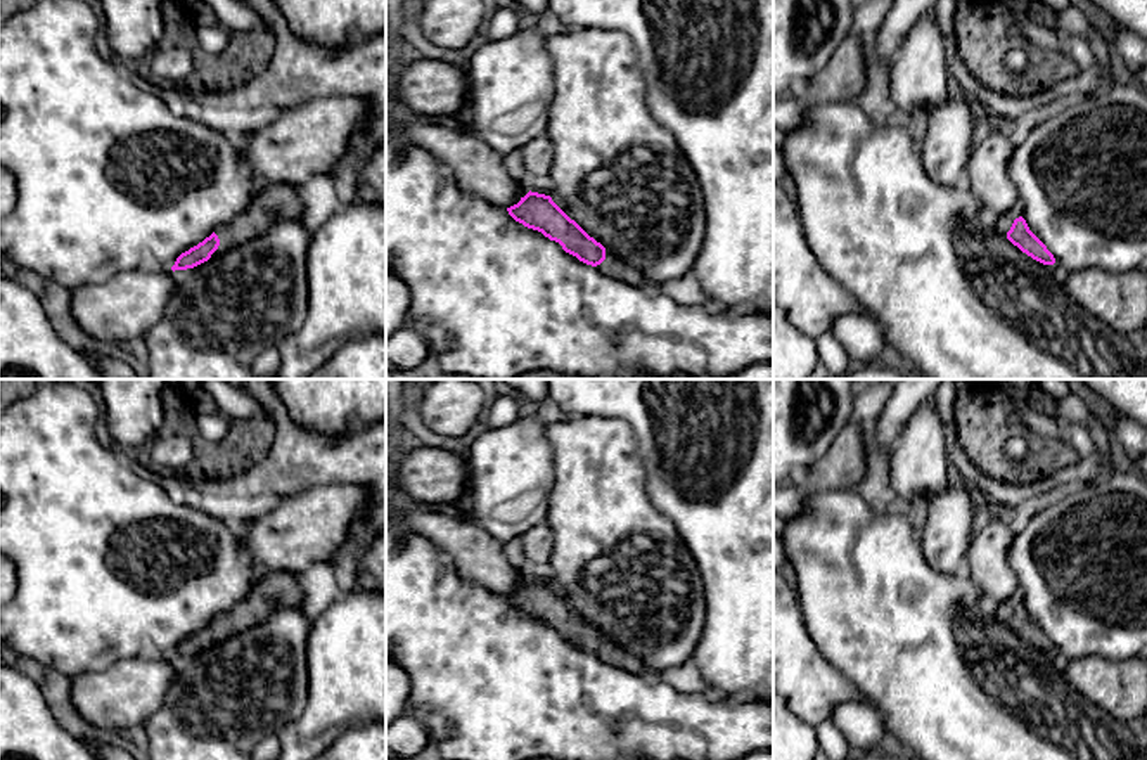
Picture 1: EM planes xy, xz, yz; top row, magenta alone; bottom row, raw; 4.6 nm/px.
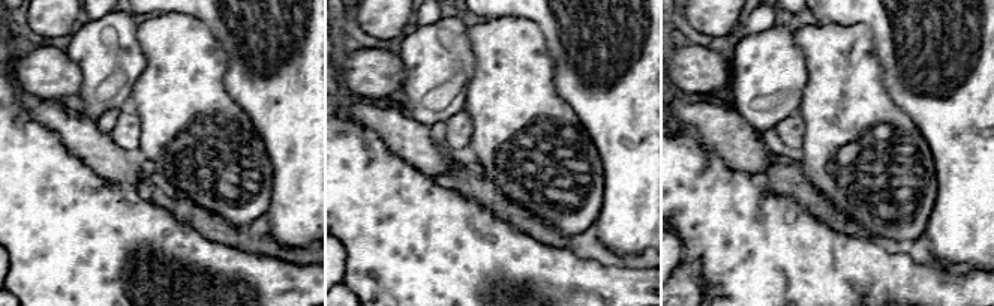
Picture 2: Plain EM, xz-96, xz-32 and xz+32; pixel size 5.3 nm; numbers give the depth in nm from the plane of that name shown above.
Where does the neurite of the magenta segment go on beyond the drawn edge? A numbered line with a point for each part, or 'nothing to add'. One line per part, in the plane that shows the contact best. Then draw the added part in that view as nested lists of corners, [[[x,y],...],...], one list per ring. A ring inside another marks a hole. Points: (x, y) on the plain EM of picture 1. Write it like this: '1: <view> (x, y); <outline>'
1: xy (270, 591); [[[265,571],[240,602],[215,618],[220,634],[211,646],[265,622],[279,608],[301,606],[301,602],[303,590],[296,573]]]

